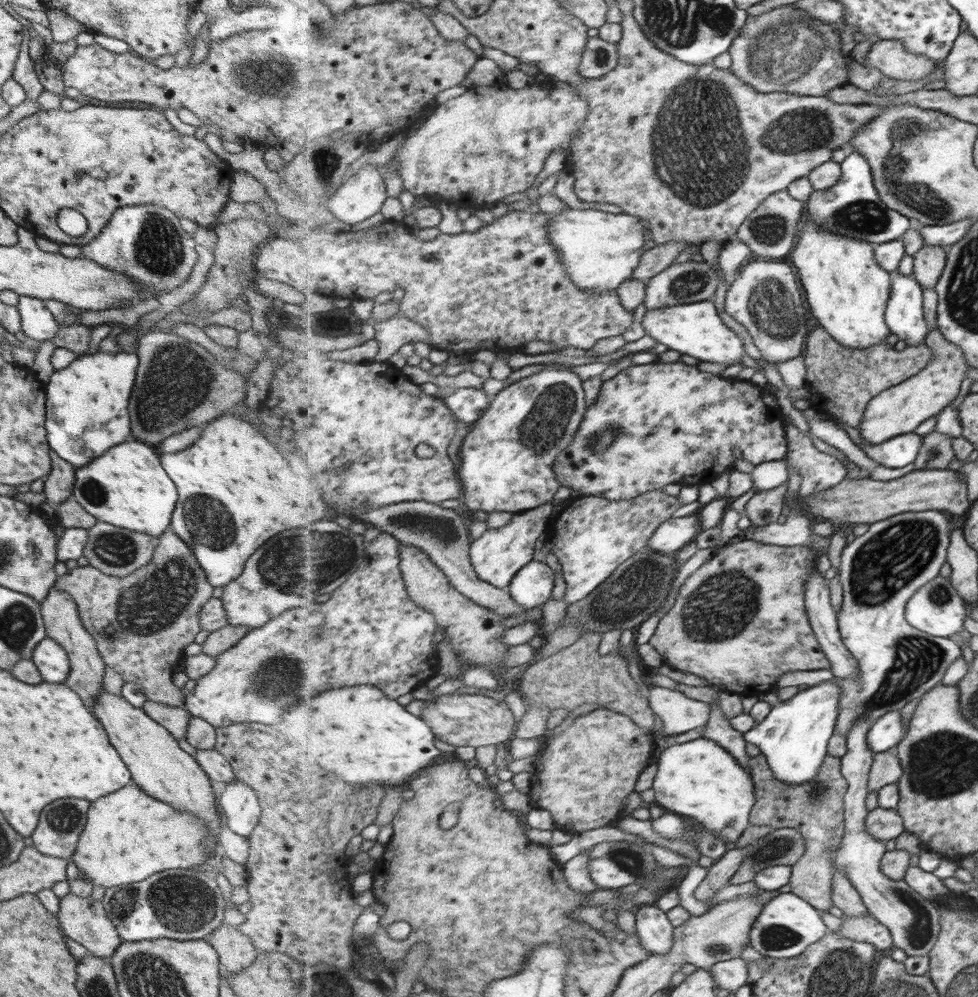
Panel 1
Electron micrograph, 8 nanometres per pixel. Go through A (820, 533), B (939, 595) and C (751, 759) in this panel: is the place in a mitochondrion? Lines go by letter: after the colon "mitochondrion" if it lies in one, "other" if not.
A: other
B: mitochondrion
C: other

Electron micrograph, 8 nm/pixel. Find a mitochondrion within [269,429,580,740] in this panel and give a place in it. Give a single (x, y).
(442, 530)

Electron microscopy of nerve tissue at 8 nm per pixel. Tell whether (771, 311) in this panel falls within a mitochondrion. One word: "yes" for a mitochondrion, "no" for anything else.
yes

